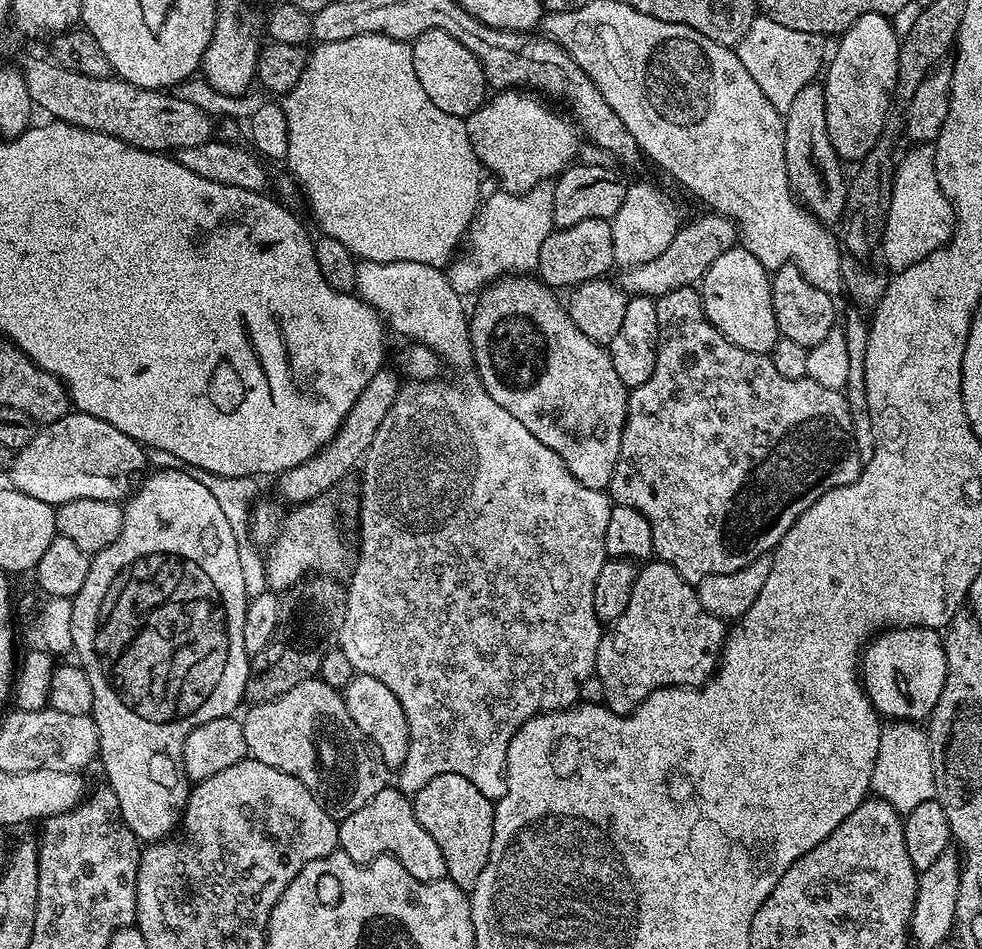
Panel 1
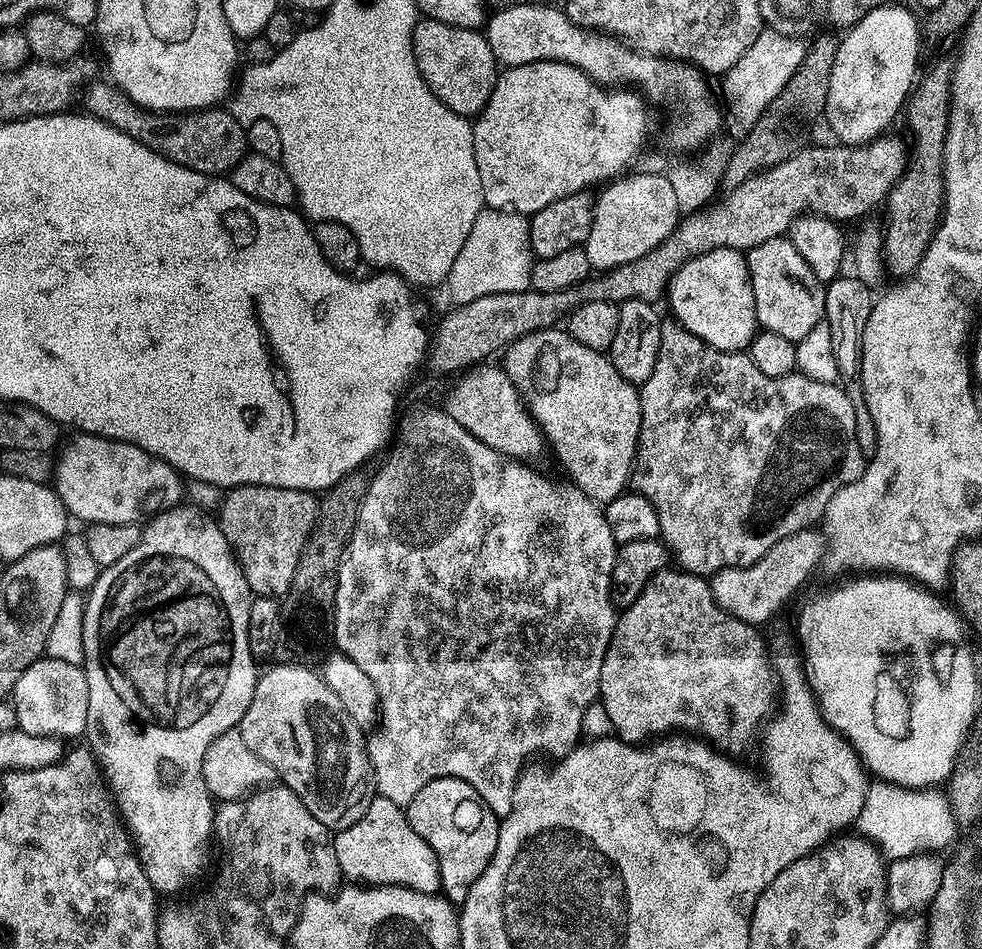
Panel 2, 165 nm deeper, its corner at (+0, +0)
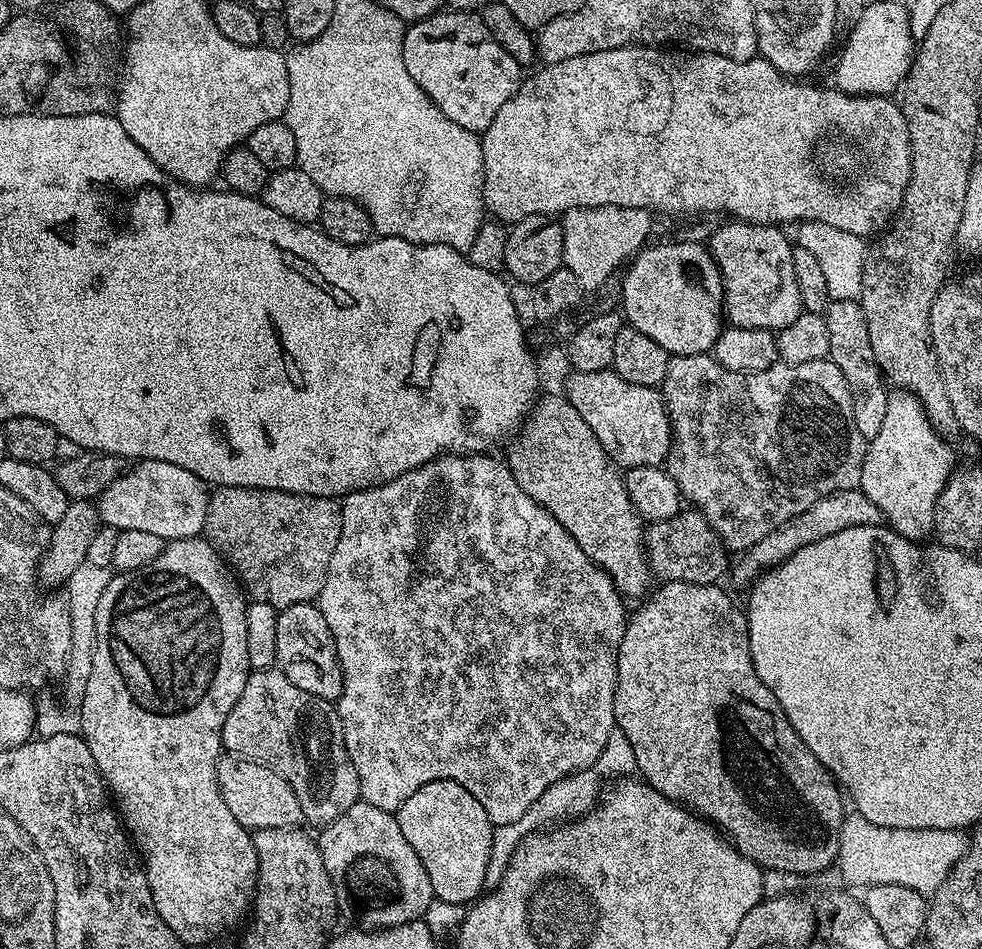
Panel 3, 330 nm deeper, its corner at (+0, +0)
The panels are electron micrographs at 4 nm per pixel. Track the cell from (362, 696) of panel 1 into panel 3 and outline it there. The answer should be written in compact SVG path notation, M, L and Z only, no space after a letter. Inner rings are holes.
M315 603L295 604L289 608L279 609L278 618L278 658L279 670L294 682L294 686L306 690L323 700L333 702L340 699L344 689L342 670L334 646L334 634L326 626L326 618Z

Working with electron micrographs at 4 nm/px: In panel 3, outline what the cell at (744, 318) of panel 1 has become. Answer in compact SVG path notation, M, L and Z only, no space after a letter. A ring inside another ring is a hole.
M692 240L654 244L641 248L632 258L628 273L623 273L620 286L623 319L654 338L672 356L711 353L726 324L724 283L711 251Z

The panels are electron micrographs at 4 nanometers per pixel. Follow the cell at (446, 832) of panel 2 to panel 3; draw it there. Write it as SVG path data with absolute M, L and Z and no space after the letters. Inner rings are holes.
M439 780L422 786L406 802L402 802L400 811L395 813L398 826L402 826L402 834L414 854L426 866L426 874L430 877L432 895L435 899L451 904L471 905L485 891L486 866L490 862L490 846L492 845L493 823L491 818L482 810L482 802L470 794L458 782L453 780Z

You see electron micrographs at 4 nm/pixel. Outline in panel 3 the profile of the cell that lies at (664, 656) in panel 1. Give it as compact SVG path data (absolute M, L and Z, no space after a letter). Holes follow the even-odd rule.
M669 580L659 585L660 589L653 591L643 601L644 604L636 613L627 617L622 646L618 646L618 678L614 690L614 718L619 732L626 734L626 742L630 742L636 759L636 772L654 790L658 790L666 798L683 804L685 808L715 826L723 835L729 837L736 849L746 858L759 864L761 869L782 870L793 872L805 878L811 878L815 872L824 872L835 865L840 858L840 831L844 825L846 809L842 789L832 779L831 772L826 771L822 762L814 758L812 751L798 738L794 726L786 718L782 706L778 706L778 698L758 678L754 670L754 662L750 654L748 641L748 621L745 613L736 609L736 604L720 589L719 583L695 584L681 580Z

